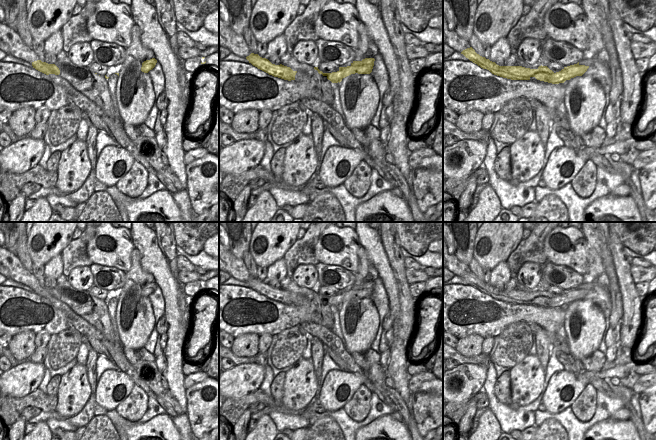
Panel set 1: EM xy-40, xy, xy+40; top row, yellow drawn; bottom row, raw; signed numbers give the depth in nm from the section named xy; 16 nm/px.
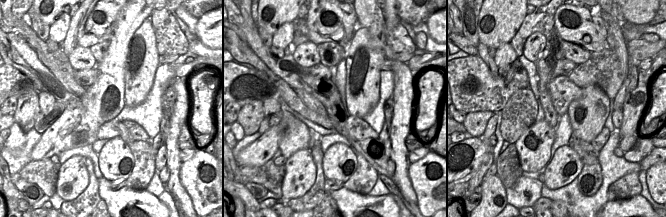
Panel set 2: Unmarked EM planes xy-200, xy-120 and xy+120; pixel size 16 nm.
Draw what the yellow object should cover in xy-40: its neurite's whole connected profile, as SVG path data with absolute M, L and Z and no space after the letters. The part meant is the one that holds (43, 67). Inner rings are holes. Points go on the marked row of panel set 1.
M41 60L32 62L32 66L36 70L46 75L49 75L49 74L59 75L60 74L60 70L55 64L48 64L46 62L42 62Z

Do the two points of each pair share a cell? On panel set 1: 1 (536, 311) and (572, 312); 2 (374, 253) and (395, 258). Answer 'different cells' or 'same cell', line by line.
1: different cells
2: different cells

